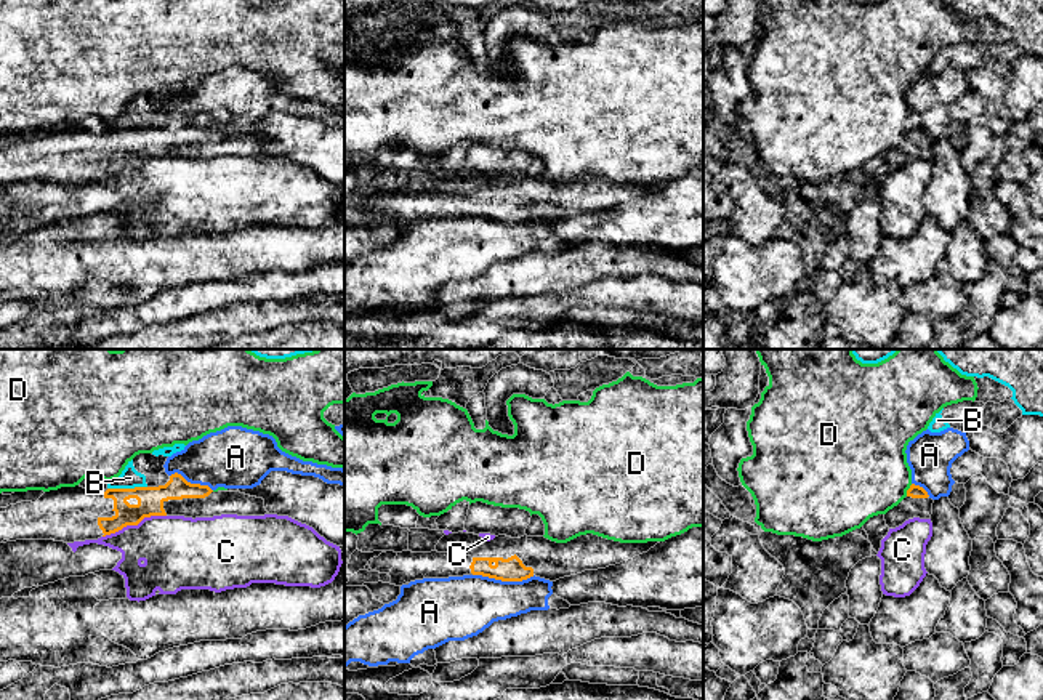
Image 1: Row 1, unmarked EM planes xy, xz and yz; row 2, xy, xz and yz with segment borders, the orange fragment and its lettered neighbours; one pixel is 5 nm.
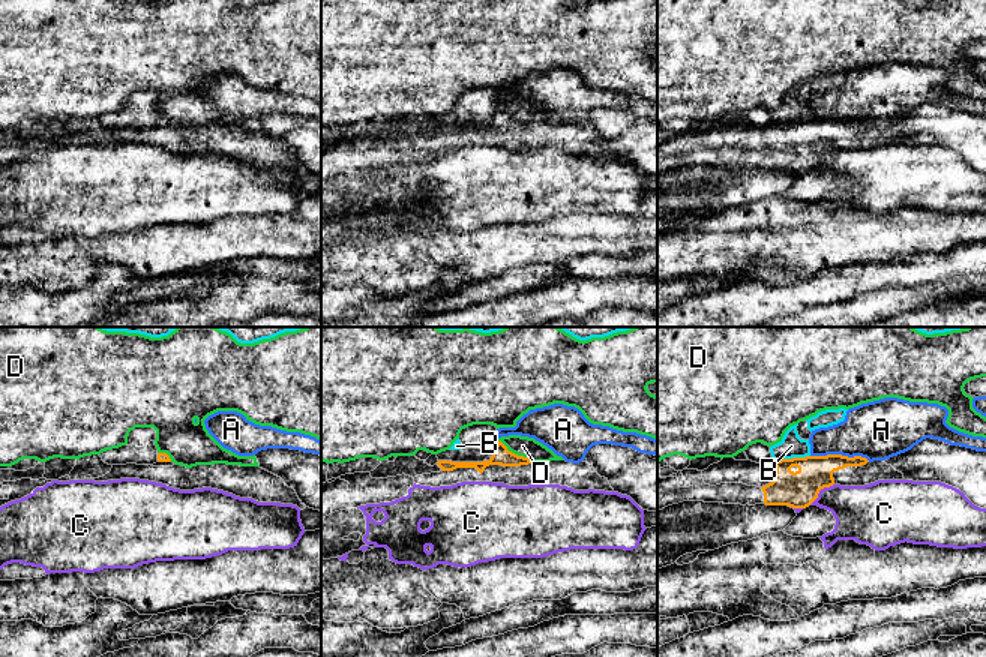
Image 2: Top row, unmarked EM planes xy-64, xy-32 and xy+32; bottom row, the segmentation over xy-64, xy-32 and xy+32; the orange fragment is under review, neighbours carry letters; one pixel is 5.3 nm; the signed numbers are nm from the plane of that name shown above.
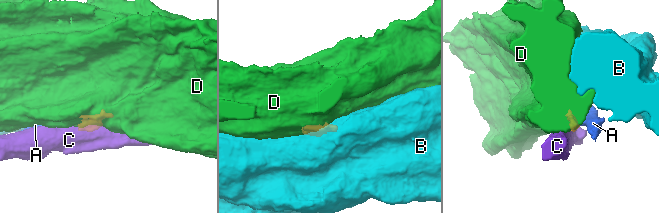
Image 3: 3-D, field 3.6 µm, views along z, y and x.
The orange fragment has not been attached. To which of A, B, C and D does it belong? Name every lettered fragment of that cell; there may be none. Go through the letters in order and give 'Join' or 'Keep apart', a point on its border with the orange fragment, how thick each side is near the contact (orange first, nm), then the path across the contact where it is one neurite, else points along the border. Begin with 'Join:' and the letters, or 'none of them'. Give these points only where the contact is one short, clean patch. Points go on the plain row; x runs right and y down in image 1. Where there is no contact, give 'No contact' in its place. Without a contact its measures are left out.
Join: none of them
A: Keep apart. Touches orange at xz (503, 221). Thickness 120 nm (orange) against 300 nm
B: Keep apart. Touches orange at xy (127, 130). Thickness 130 nm (orange) against 100 nm
C: Keep apart. Touches orange at xy (133, 165). Thickness 130 nm (orange) against 340 nm. Boundary: xy (165, 156), (144, 157), (136, 165), (127, 165), (103, 178)
D: Keep apart. Touches orange at yz (907, 132). Thickness 60 nm (orange) against 460 nm. Boundary: yz (912, 125), (906, 136)

